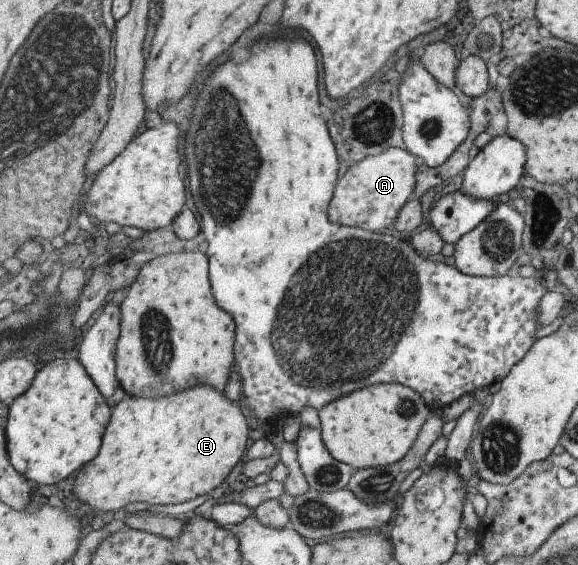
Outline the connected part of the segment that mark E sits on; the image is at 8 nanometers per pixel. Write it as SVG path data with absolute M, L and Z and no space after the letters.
M197 386L197 388L189 388L185 392L179 394L171 394L171 396L159 396L159 398L141 398L126 395L114 408L110 424L107 427L106 434L102 440L102 451L95 458L95 464L87 464L87 468L83 468L81 476L77 478L77 500L81 500L81 504L91 506L93 510L98 512L109 512L121 510L121 508L130 508L134 502L144 502L150 505L175 505L187 500L193 500L201 495L208 496L211 490L221 486L227 476L233 472L233 468L239 464L241 458L245 458L245 448L249 442L249 424L247 418L243 414L243 408L239 402L233 402L225 392L215 390L213 386Z

